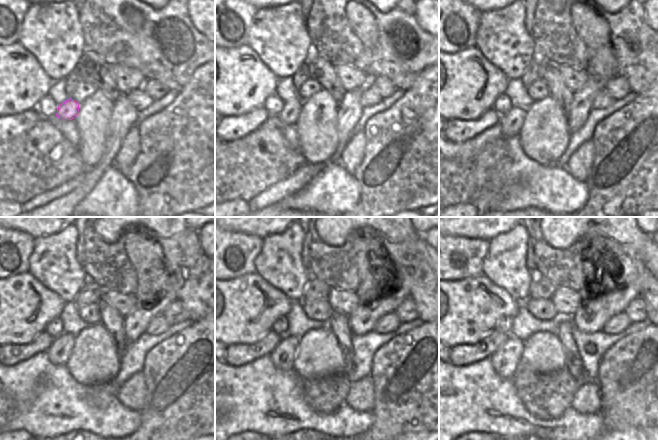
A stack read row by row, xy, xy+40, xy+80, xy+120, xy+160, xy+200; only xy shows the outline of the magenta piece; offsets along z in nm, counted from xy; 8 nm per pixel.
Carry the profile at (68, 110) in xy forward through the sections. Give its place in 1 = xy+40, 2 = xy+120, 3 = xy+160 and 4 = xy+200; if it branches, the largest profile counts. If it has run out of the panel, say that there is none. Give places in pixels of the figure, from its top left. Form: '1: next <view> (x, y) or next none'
1: next xy+40 (289, 114)
2: next xy+120 (58, 354)
3: next xy+160 (282, 357)
4: next xy+200 (505, 360)

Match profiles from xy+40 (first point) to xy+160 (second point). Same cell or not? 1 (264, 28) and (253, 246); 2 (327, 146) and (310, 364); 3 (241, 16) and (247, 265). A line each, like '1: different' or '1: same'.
1: different
2: same
3: same

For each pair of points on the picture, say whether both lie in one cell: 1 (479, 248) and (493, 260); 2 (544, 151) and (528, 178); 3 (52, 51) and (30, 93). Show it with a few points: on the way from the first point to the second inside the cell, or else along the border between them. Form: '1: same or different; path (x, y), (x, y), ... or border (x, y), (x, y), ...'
1: different; border (489, 240), (489, 248), (483, 259), (482, 273)
2: different; border (521, 146), (542, 165), (560, 157)
3: different; border (28, 50), (53, 81)

